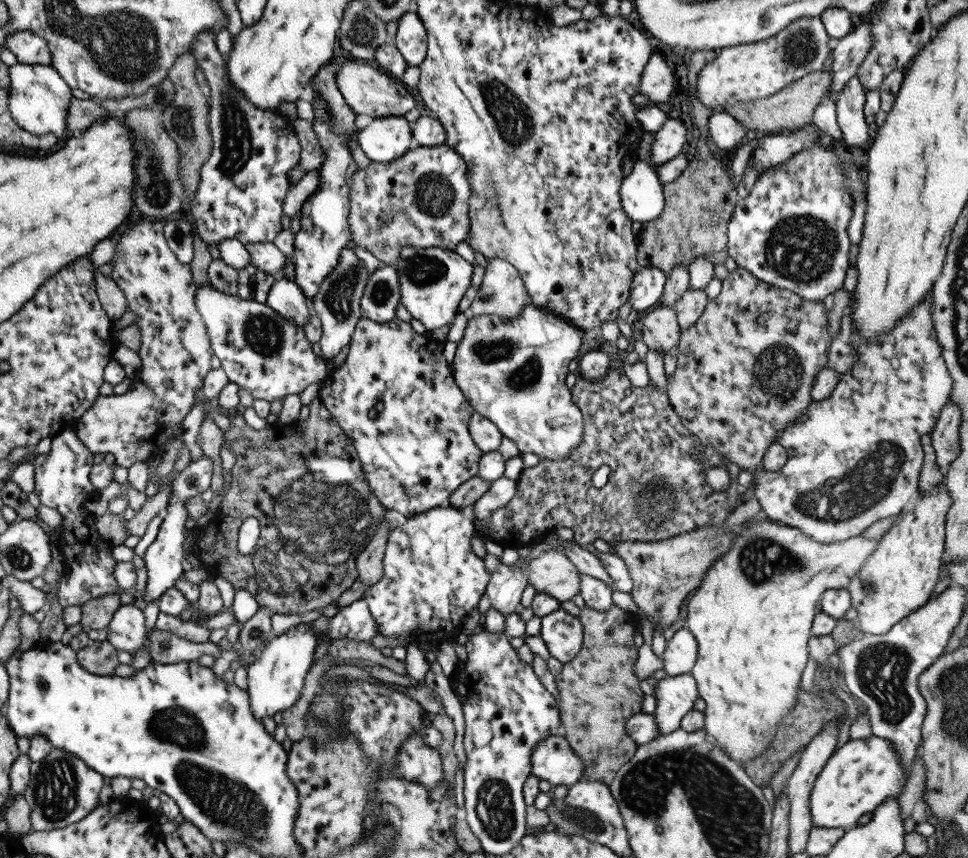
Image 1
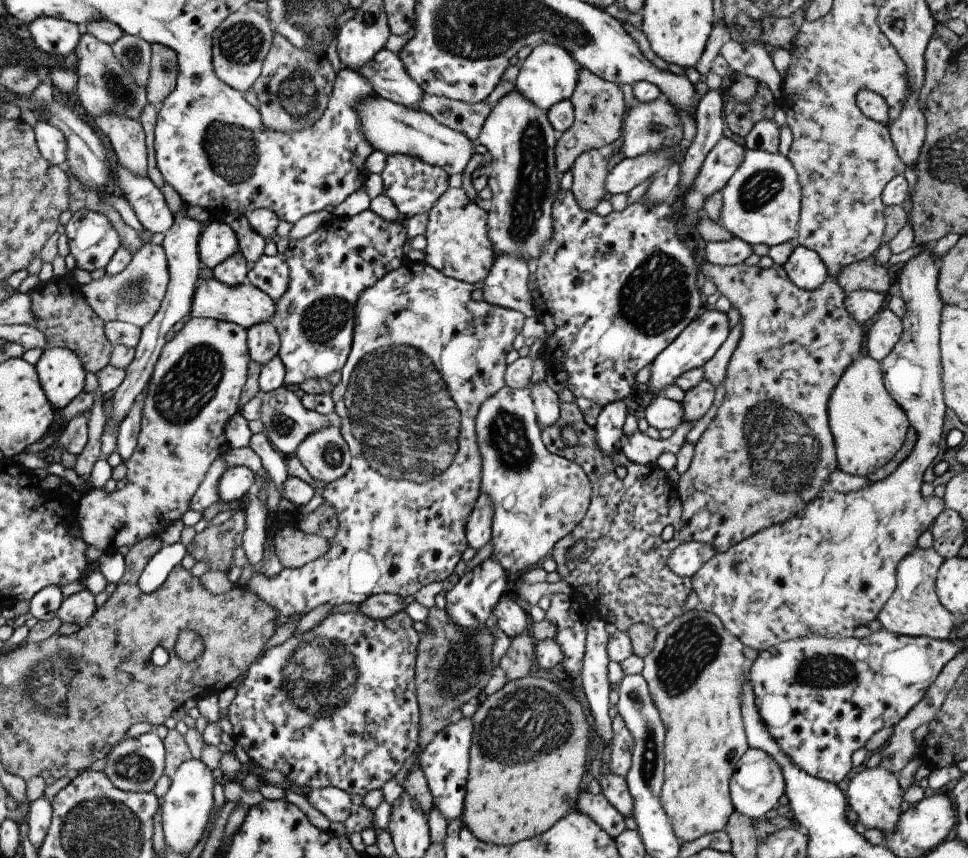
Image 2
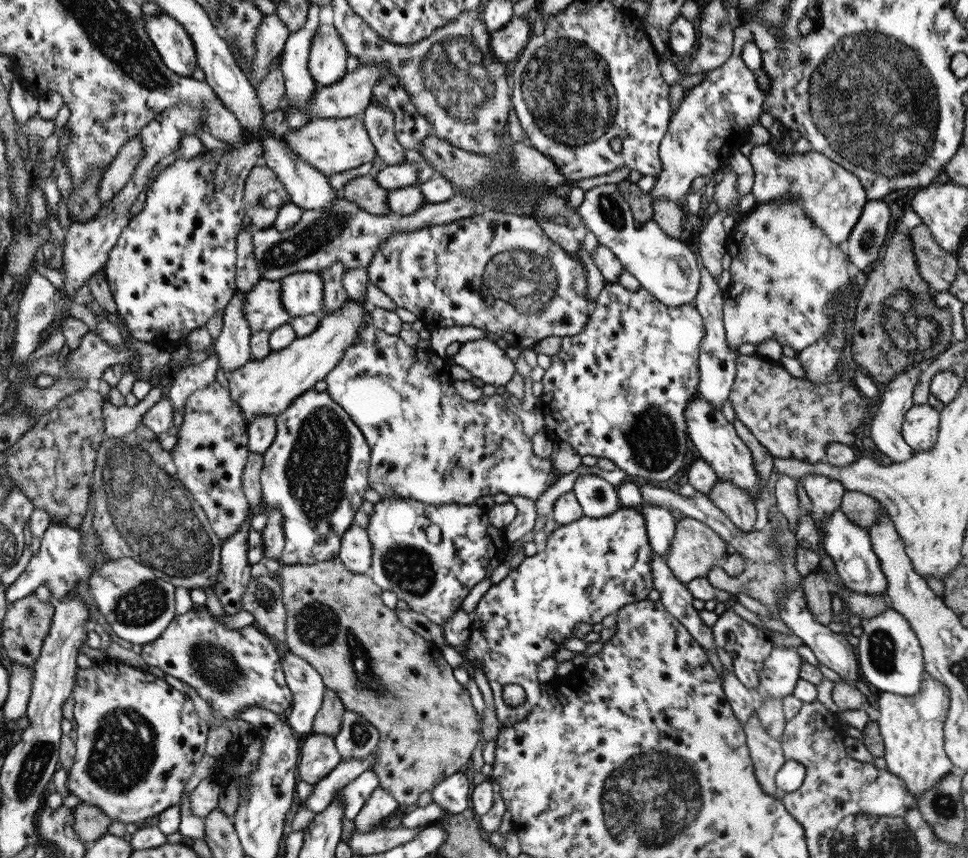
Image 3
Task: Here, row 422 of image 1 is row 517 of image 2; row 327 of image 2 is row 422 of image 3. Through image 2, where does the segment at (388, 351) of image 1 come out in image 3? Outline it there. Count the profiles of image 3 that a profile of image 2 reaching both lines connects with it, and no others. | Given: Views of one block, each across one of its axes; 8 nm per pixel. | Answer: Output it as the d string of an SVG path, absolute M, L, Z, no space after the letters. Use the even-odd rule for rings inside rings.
M369 323L366 328L359 330L357 335L354 343L344 351L342 359L338 361L338 366L326 375L327 388L325 391L336 404L339 404L350 415L350 418L362 431L366 442L370 445L369 488L376 490L381 498L412 499L432 504L432 506L452 503L468 505L474 504L482 496L494 497L498 492L502 492L502 494L508 494L510 497L524 496L524 498L536 501L548 488L552 488L556 484L559 478L554 471L554 467L552 467L550 457L542 458L534 454L531 438L524 433L522 420L506 407L502 395L496 393L492 396L482 396L478 402L468 402L456 392L454 380L450 377L451 365L438 349L429 352L418 349L416 346L408 346L399 335L387 334L381 329L374 328Z

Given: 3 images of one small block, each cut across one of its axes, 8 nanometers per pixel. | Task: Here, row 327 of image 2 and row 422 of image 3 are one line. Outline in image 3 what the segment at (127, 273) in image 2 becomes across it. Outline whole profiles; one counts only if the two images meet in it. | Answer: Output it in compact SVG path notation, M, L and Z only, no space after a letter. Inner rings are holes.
M140 419L132 433L120 437L103 434L98 458L93 472L92 492L94 492L93 534L97 548L108 559L130 557L138 563L156 571L158 576L170 580L177 587L192 589L214 588L221 570L221 541L213 532L205 512L194 497L178 479L176 465L169 451L160 445L161 436L146 427Z

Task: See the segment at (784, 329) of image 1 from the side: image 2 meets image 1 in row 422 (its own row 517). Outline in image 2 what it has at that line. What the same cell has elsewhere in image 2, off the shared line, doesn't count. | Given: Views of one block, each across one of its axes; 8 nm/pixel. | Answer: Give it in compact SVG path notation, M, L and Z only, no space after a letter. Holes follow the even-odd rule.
M706 261L702 266L702 272L707 279L712 280L720 294L726 295L732 307L736 307L741 314L741 335L738 346L730 359L725 376L725 399L717 410L712 422L702 433L700 440L695 444L695 454L689 468L675 480L679 499L681 500L682 522L681 539L684 543L698 541L709 544L715 548L716 553L724 552L741 540L770 528L773 524L782 524L801 511L814 497L818 496L822 488L826 488L826 482L831 472L837 466L837 454L834 437L830 428L828 414L828 401L834 387L841 379L842 373L860 357L862 339L865 338L862 325L847 312L843 288L832 278L826 279L820 287L814 291L806 291L797 287L786 274L783 265L774 263L770 268L762 269L757 265L747 266L740 263L734 266L718 266Z

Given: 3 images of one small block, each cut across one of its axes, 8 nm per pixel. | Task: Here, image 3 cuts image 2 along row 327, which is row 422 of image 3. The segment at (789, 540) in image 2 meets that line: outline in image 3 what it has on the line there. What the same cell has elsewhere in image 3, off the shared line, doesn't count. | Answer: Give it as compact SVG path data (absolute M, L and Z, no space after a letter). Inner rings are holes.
M926 403L910 407L904 415L901 433L914 451L927 451L935 446L939 432L939 411Z

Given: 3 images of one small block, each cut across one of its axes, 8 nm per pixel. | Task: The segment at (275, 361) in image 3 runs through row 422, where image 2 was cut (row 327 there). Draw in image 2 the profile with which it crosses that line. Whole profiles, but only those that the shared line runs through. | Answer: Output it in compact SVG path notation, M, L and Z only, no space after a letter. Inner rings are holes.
M211 277L200 278L197 290L194 291L189 318L210 317L219 321L230 321L247 329L253 324L271 322L275 312L275 300L249 282L238 286L228 286L220 282L216 277Z

